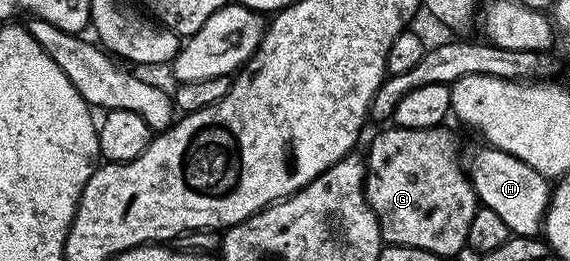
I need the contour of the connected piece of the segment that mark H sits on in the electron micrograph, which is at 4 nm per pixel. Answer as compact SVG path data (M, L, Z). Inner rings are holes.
M493 146L482 149L468 160L468 175L478 195L479 205L493 210L508 226L514 236L537 237L543 231L546 211L550 205L552 184L547 177L540 175L528 162L520 162L512 154L502 152Z

